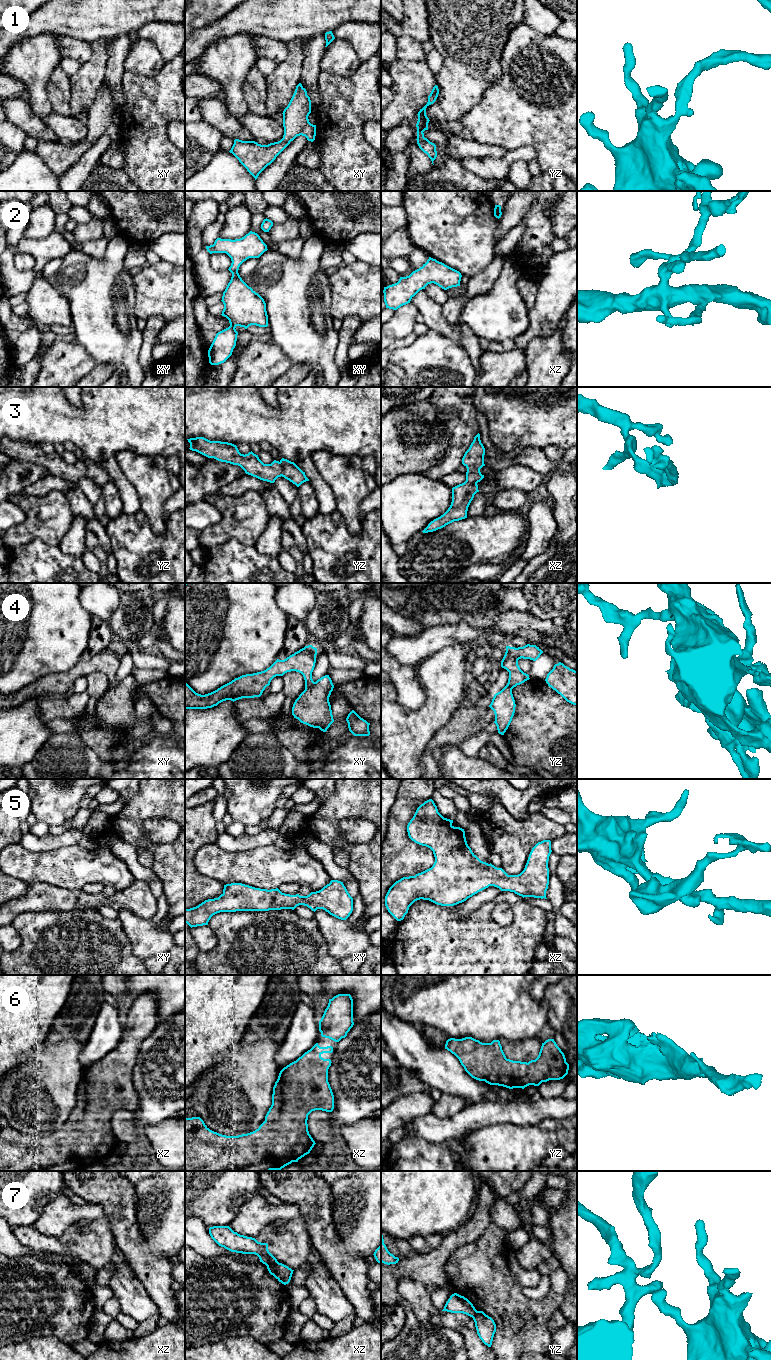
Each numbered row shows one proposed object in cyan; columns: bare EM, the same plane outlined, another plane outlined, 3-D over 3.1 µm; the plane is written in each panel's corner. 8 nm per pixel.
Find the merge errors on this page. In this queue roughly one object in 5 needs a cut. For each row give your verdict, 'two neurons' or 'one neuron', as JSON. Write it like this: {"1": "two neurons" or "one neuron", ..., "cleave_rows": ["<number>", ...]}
{"1": "one neuron", "2": "one neuron", "3": "one neuron", "4": "one neuron", "5": "one neuron", "6": "one neuron", "7": "two neurons", "cleave_rows": ["7"]}

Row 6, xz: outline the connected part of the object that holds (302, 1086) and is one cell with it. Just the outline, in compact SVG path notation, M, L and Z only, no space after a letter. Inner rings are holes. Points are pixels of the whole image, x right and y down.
M316 1043L280 1071L273 1087L272 1105L265 1121L253 1132L226 1136L210 1130L200 1117L185 1118L185 1171L280 1171L309 1154L316 1143L308 1131L308 1115L315 1110L332 1112L334 1109L334 1095L328 1082L328 1069L332 1062L321 1057L323 1053L332 1052L332 1046L320 1047Z

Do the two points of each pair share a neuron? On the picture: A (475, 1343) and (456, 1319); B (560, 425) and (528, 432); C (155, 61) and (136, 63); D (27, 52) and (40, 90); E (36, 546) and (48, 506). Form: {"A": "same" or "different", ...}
{"A": "same", "B": "same", "C": "same", "D": "same", "E": "different"}

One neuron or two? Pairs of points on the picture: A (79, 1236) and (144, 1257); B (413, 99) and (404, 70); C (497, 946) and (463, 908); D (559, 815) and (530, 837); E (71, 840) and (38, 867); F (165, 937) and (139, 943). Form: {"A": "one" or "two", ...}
{"A": "two", "B": "one", "C": "two", "D": "two", "E": "two", "F": "one"}

